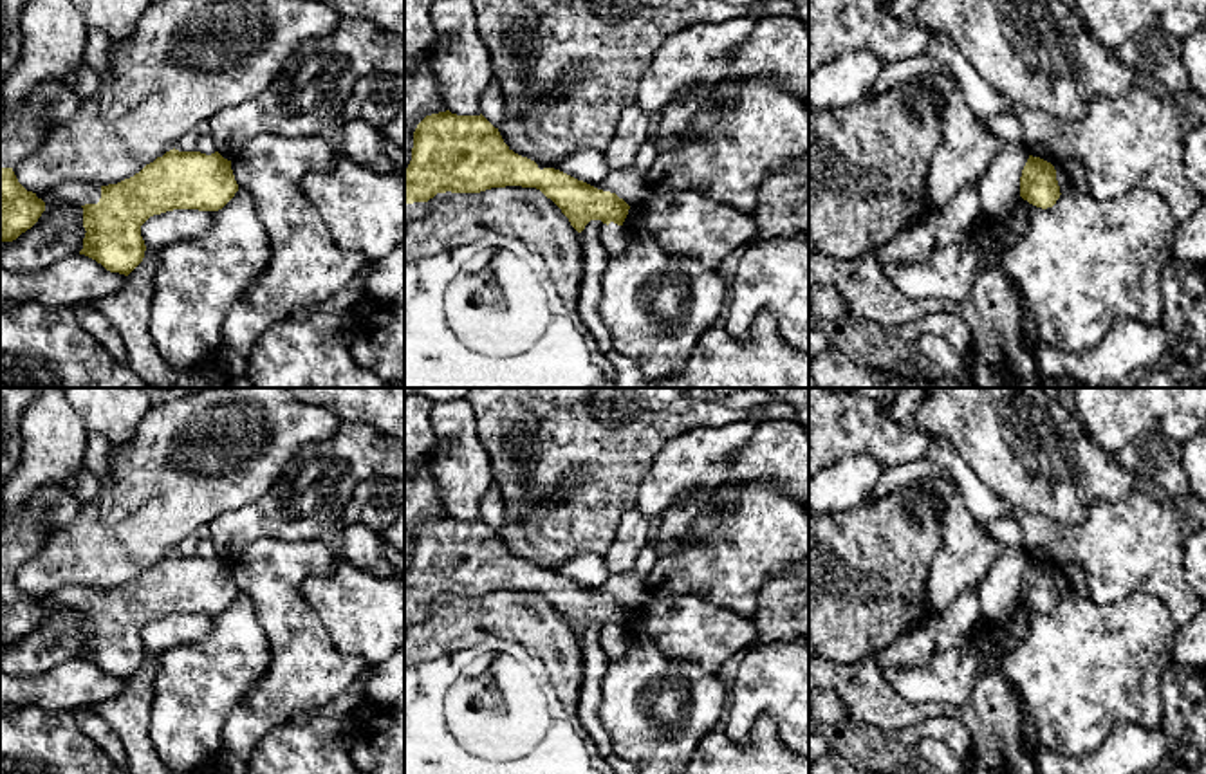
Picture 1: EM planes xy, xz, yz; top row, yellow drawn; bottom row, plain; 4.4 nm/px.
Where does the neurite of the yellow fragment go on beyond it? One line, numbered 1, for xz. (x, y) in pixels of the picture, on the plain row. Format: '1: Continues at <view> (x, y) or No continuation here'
1: Continues at xz (412, 616)

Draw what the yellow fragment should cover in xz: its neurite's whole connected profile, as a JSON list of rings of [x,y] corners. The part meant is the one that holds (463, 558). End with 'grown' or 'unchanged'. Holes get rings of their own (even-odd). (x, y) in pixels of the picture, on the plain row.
[[[450,514],[426,520],[413,536],[412,565],[404,574],[404,633],[428,617],[428,604],[437,597],[480,597],[491,592],[536,592],[551,603],[571,630],[581,637],[590,624],[623,630],[630,610],[616,597],[598,594],[560,574],[543,572],[515,557],[482,518],[457,520]]]; grown

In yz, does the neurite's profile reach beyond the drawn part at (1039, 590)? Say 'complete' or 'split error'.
complete

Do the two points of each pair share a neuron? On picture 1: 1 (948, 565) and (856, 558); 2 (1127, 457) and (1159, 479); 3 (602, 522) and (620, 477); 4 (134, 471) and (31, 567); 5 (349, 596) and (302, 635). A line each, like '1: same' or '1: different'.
1: different
2: same
3: same
4: same
5: different

